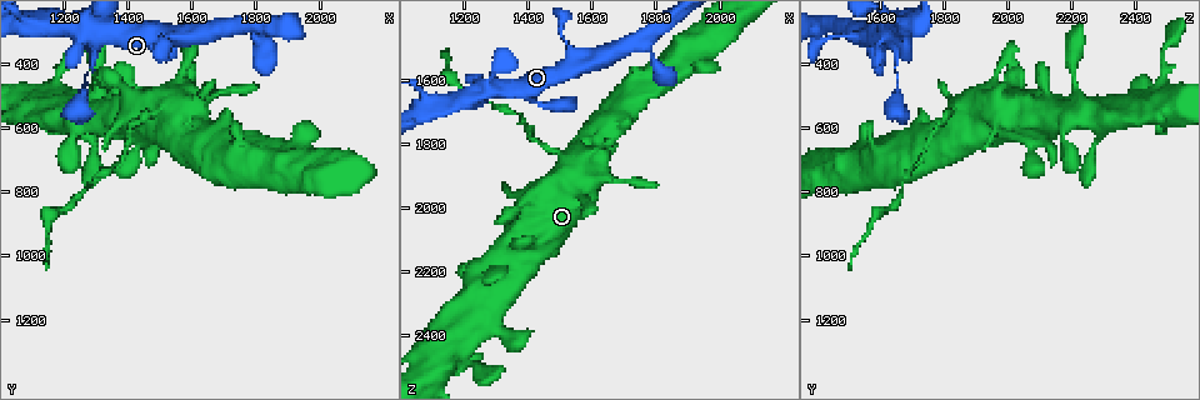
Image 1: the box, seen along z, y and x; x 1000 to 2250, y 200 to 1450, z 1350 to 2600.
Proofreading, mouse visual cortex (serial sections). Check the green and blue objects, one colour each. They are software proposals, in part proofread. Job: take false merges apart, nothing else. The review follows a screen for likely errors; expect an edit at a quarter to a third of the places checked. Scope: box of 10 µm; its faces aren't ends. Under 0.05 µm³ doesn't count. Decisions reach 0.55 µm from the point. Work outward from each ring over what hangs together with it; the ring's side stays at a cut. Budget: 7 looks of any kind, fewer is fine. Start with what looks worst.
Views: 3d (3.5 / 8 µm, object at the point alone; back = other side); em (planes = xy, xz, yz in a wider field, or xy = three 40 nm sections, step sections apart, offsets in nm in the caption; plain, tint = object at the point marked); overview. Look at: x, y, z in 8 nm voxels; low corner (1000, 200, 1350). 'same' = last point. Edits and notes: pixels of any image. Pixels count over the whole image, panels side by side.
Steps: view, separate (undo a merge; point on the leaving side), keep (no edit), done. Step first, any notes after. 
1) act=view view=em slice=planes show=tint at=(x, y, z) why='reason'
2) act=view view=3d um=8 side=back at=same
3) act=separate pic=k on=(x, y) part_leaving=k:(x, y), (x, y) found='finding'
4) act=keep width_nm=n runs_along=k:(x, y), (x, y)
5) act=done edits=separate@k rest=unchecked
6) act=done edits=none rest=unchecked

act=view view=3d um=3.5 at=(1510, 530, 1840) why='sharp bend'

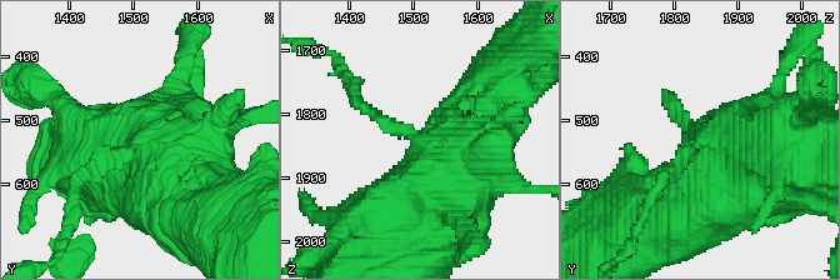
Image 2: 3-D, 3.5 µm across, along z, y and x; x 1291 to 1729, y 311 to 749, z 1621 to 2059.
act=view view=em slice=xy step=2 show=tint at=(1500, 535, 1840) why='need the tissue'

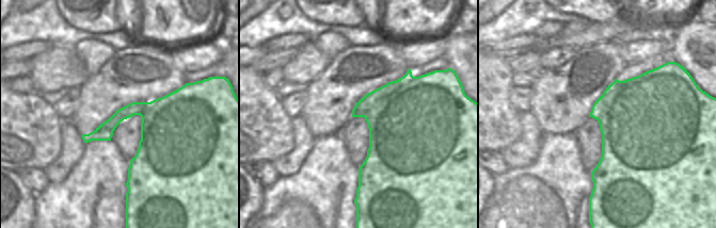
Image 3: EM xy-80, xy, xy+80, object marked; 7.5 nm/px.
act=separate pic=2 on=(371, 111) found='two cells meet here'

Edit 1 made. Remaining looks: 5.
act=view view=3d um=8 at=(1570, 310, 1560)

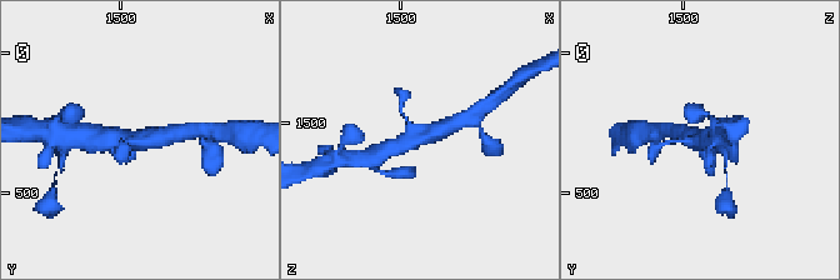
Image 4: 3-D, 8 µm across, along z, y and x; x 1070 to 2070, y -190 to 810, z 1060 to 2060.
act=view view=3d um=3.5 at=same

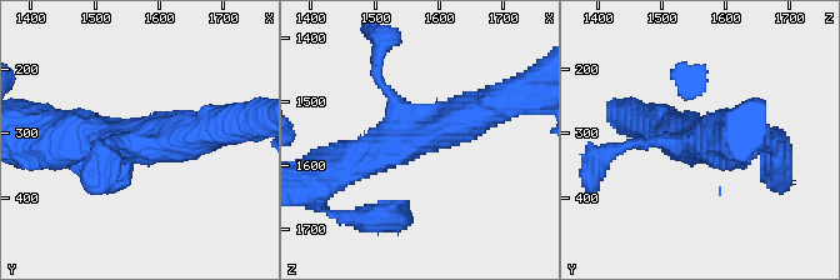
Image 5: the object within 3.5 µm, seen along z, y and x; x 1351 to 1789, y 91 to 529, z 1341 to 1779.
act=view view=em slice=planes show=tint at=(1565, 320, 1550) arms=3 arm_widths_nm=150,500,500

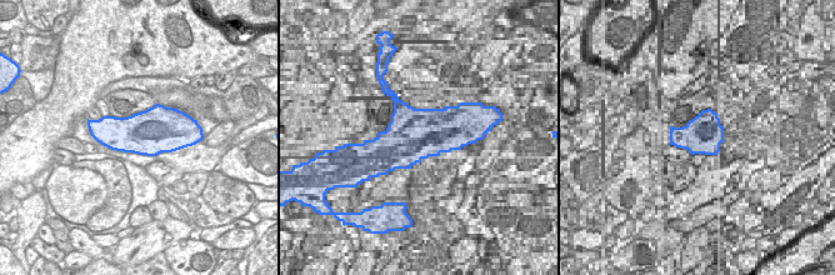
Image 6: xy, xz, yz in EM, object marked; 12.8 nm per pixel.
act=keep runs_along=5:(341, 160), (368, 158), (490, 106) found='one cell here'

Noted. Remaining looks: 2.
act=view view=3d um=8 at=(1250, 540, 2340) why='abrupt turn'

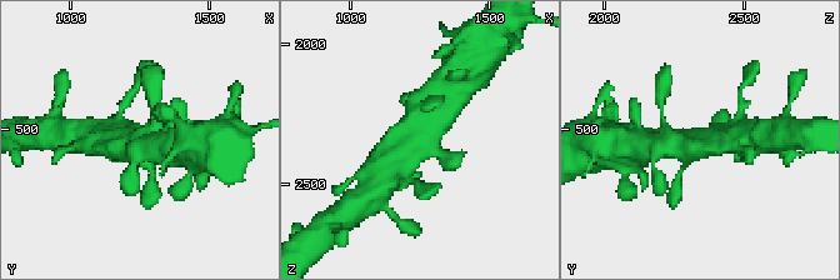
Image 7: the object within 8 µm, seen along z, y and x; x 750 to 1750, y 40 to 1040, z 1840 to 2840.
act=view view=em slice=xy step=5 show=tint at=same

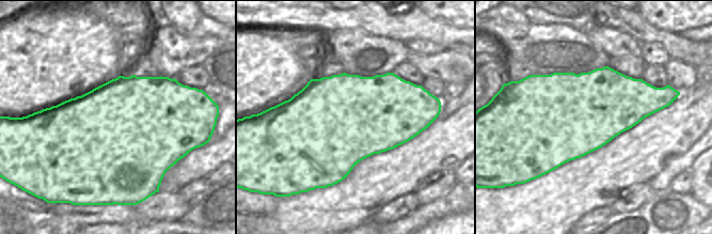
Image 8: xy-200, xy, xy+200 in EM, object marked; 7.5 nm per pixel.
act=keep runs_along=7:(436, 95), (400, 155) found='continuous, no second cell'

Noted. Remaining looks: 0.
act=done edits=separate@2 rest=unchecked

